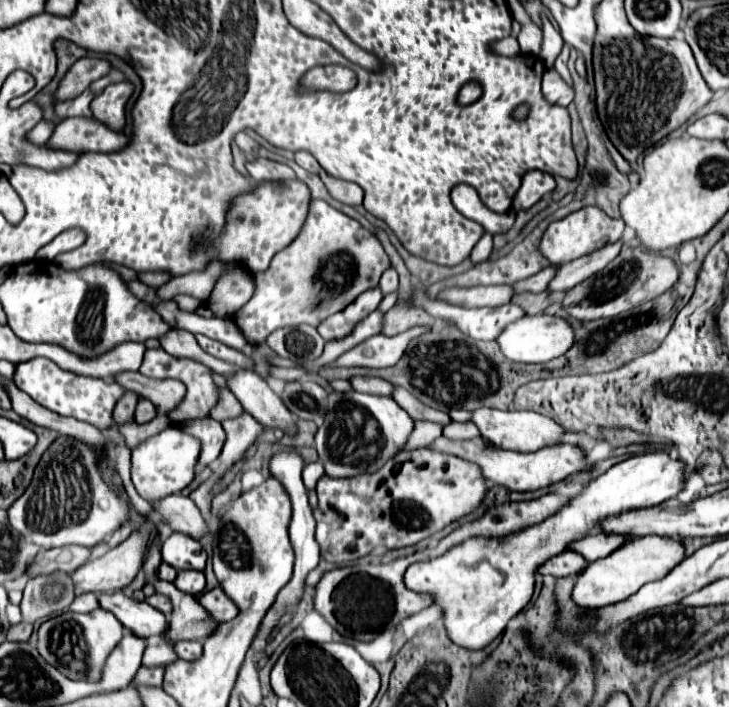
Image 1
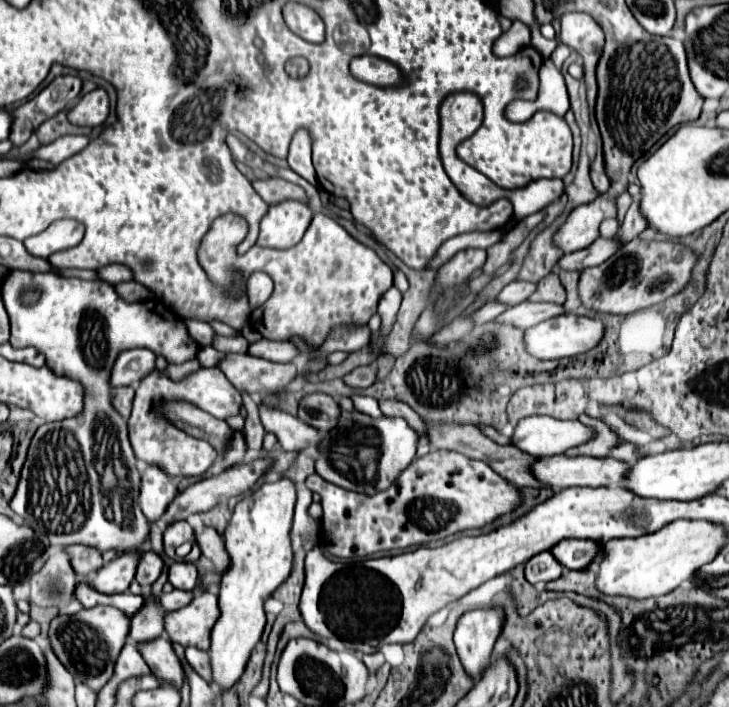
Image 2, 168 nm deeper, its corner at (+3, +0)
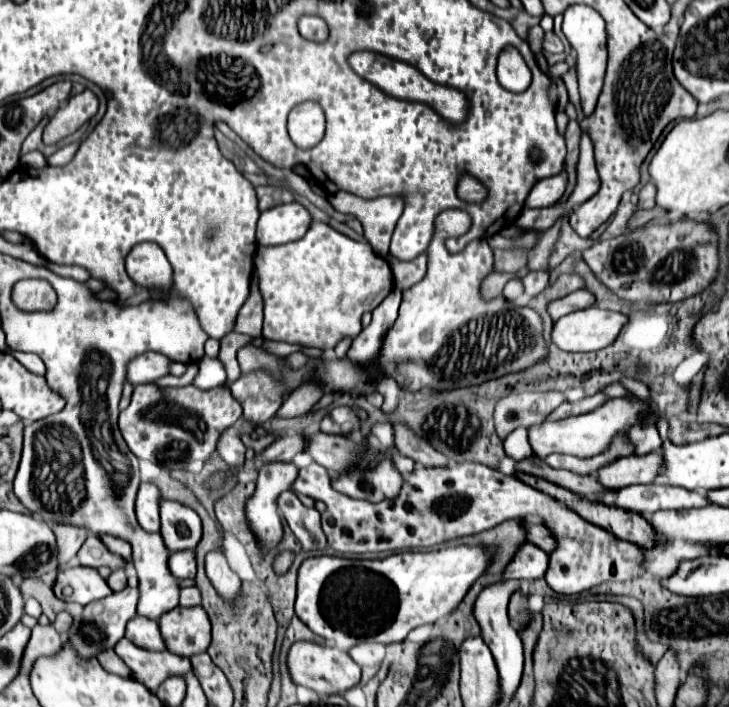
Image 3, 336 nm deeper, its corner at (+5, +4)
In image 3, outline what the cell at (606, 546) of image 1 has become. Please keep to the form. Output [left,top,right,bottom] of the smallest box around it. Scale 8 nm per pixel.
[524,523,554,553]

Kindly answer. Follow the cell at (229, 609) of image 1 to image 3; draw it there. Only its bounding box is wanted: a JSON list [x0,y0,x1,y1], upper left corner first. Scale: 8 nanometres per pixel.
[158,607,210,657]

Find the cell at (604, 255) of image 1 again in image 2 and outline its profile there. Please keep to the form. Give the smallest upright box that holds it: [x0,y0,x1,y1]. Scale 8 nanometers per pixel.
[616,199,648,245]

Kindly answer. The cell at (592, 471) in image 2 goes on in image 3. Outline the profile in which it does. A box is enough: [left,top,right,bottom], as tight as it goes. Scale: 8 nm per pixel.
[598,453,664,489]

